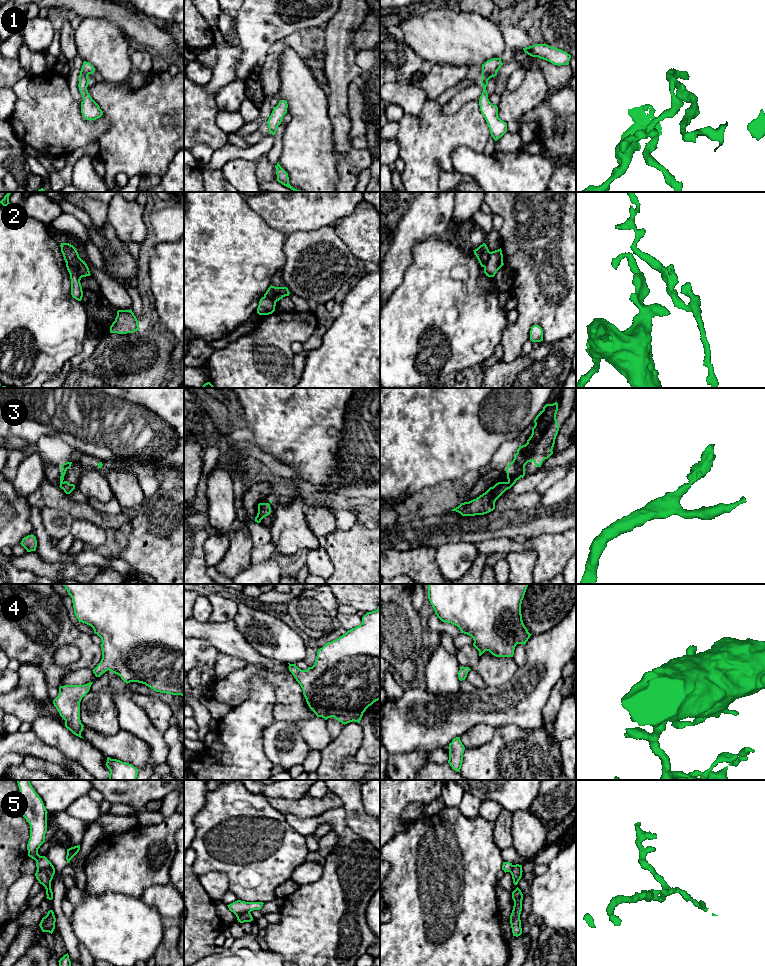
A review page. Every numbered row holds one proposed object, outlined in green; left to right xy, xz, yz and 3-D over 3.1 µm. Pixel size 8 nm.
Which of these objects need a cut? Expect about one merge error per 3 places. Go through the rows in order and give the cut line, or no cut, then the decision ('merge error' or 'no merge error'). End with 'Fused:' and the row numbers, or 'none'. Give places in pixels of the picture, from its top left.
1: no cut | no merge error
2: xy (66, 263), (74, 268), (80, 279) | merge error
3: no cut | no merge error
4: no cut | no merge error
5: xy (53, 866), (37, 871) | merge error
Fused: 2, 5

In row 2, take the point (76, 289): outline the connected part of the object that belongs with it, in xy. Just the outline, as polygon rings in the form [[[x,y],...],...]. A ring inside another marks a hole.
[[[66,264],[66,267],[71,279],[71,295],[76,300],[81,301],[83,297],[83,291],[80,283],[80,276],[78,275],[73,266]]]

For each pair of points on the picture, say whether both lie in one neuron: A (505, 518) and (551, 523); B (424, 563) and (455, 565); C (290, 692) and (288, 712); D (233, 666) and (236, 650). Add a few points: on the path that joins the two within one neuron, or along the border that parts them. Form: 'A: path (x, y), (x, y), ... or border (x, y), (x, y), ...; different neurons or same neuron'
A: path (516, 522), (540, 522); same neuron
B: border (435, 549), (435, 562), (442, 573); different neurons
C: path (289, 697), (288, 707); same neuron
D: border (220, 652), (242, 658), (248, 663); different neurons

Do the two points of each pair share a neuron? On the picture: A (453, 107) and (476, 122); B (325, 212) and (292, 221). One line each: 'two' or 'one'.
A: two
B: one

